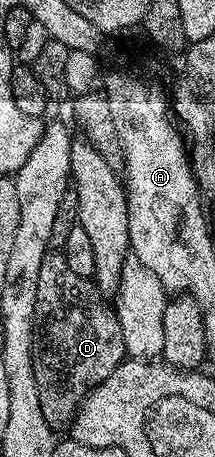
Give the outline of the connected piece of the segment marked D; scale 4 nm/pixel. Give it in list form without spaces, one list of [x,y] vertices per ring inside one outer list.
[[[75,190],[64,192],[62,201],[58,205],[58,217],[54,217],[54,229],[48,242],[48,251],[42,257],[42,269],[38,272],[38,305],[36,306],[36,340],[32,346],[34,357],[34,377],[38,381],[38,405],[42,405],[42,417],[53,429],[67,428],[76,418],[76,411],[81,403],[118,365],[126,358],[120,322],[115,310],[104,304],[100,291],[95,287],[92,279],[83,279],[68,267],[64,256],[66,237],[70,237],[70,229],[77,226],[76,206],[78,197]]]

